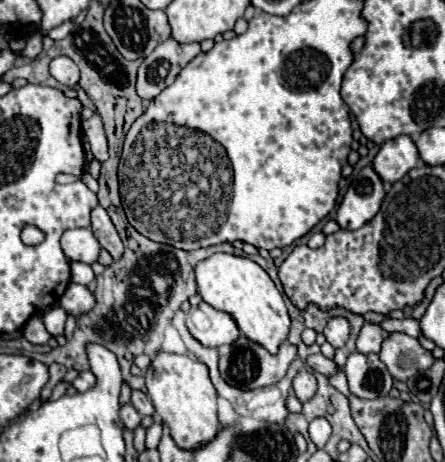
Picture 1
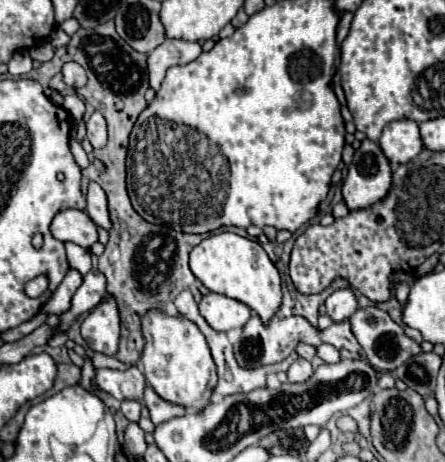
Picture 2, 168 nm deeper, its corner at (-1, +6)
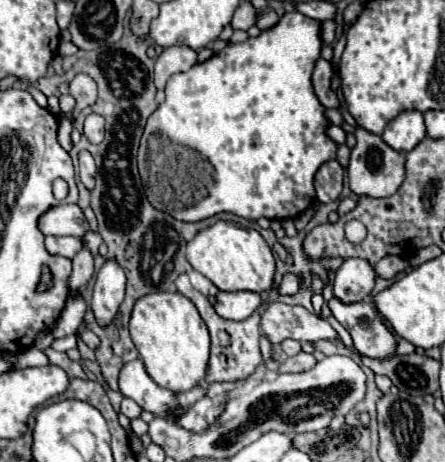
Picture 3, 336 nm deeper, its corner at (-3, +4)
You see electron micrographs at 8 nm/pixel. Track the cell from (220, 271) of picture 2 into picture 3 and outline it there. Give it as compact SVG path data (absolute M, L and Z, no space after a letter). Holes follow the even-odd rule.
M216 222L214 226L196 234L194 240L188 242L186 258L194 270L204 274L218 290L224 292L268 292L274 284L276 264L272 250L264 242L264 238L256 230L246 230L234 222Z

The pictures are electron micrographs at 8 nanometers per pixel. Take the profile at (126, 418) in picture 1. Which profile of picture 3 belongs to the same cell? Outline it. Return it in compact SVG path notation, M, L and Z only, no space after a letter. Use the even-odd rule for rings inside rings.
M124 398L122 400L122 410L120 410L124 416L128 416L128 418L140 418L140 414L142 414L142 408L134 402L134 400L128 400L128 398Z

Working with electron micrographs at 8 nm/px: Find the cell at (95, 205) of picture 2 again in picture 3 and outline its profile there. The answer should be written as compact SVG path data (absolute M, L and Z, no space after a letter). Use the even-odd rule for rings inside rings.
M80 152L80 180L84 182L84 186L92 192L94 190L94 176L96 176L96 168L94 168L94 158L90 152Z

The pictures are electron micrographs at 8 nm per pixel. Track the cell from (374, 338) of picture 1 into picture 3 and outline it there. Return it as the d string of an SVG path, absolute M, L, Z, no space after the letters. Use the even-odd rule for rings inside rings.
M282 302L272 304L262 314L260 328L272 344L282 344L288 338L298 342L340 340L340 334L328 320L318 318L314 312L308 312L302 306L288 306Z

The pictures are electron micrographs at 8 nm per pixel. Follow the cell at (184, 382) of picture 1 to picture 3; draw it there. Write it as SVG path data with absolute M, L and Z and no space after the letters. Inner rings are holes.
M158 292L140 298L132 310L130 334L148 376L158 386L182 394L204 382L210 360L210 336L196 306L186 296Z

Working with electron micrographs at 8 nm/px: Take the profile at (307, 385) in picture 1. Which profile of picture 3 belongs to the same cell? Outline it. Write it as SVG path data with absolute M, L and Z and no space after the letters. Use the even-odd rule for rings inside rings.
M300 352L300 354L292 356L292 358L288 358L288 360L280 366L280 372L306 372L306 370L310 370L314 364L316 364L316 360L314 360L312 354Z

